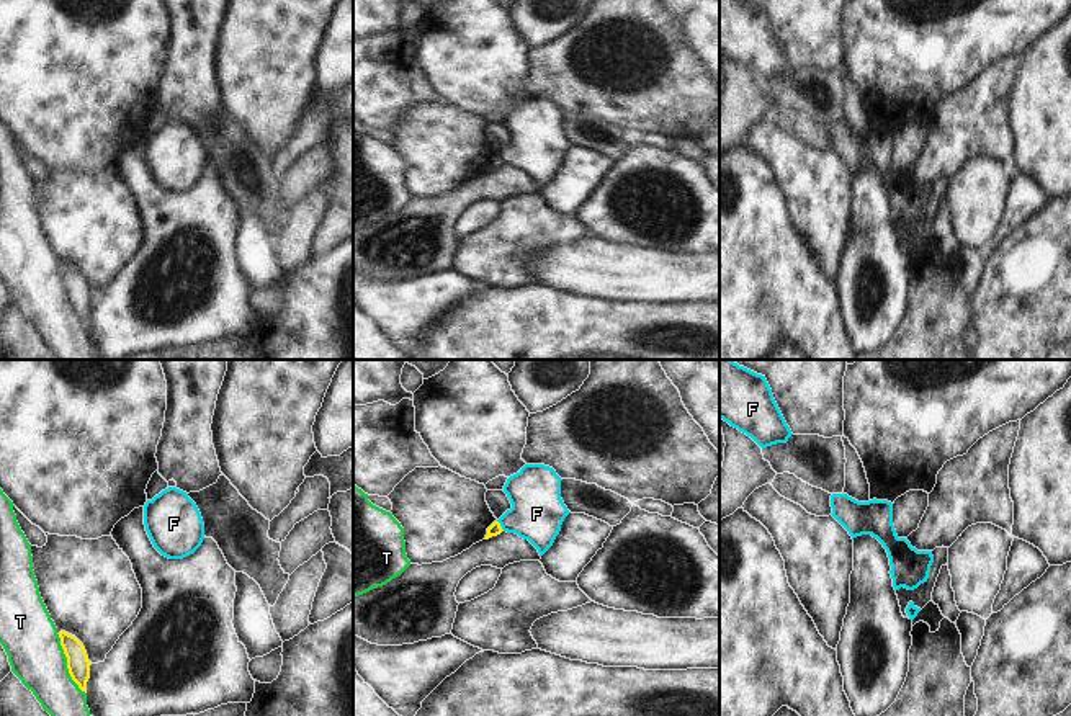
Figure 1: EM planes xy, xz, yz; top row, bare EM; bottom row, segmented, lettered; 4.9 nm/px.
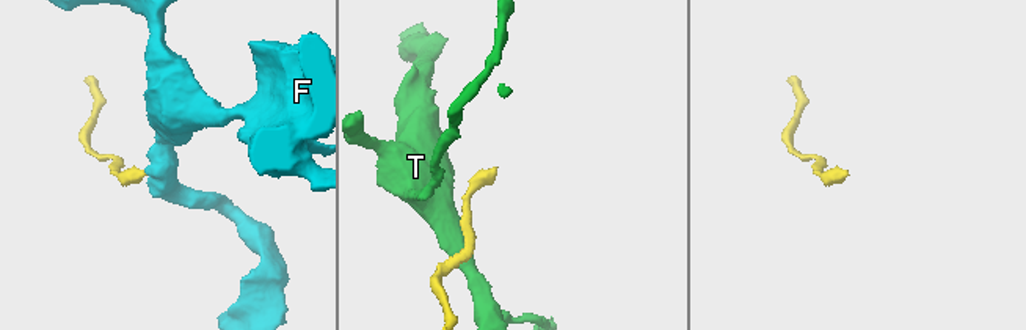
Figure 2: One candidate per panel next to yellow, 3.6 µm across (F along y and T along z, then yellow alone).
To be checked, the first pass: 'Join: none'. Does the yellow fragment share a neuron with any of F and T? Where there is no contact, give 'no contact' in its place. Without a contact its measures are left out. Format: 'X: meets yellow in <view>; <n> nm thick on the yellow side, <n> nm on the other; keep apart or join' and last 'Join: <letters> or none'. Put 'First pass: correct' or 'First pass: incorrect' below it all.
F: meets yellow in xz; 60 nm thick on the yellow side, 260 nm on the other; keep apart
T: meets yellow in xy; 110 nm thick on the yellow side, 280 nm on the other; keep apart
Join: none
First pass: correct

